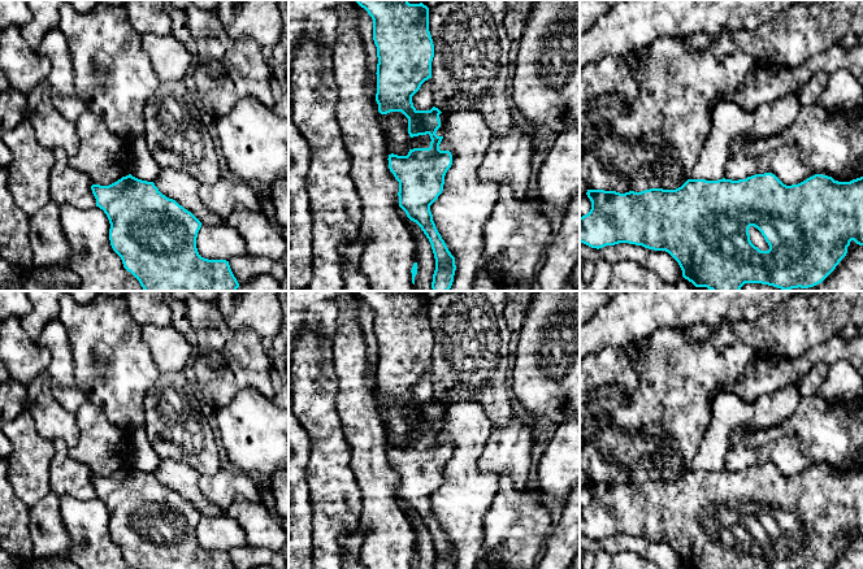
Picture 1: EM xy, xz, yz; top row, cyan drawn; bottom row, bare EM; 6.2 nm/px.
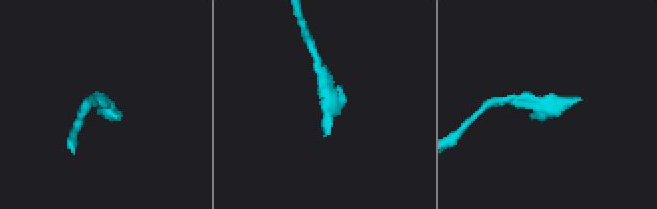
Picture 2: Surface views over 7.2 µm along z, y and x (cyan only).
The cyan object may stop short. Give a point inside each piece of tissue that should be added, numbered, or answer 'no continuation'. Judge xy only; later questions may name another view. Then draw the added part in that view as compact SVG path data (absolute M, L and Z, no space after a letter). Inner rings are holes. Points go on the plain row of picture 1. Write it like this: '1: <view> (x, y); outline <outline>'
no continuation

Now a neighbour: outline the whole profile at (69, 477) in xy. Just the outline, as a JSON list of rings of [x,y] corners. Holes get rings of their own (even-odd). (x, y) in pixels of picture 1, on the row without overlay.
[[[62,439],[53,440],[55,455],[49,465],[49,488],[58,498],[64,495],[78,500],[92,500],[96,490],[92,485],[92,473],[87,465],[71,459]]]

